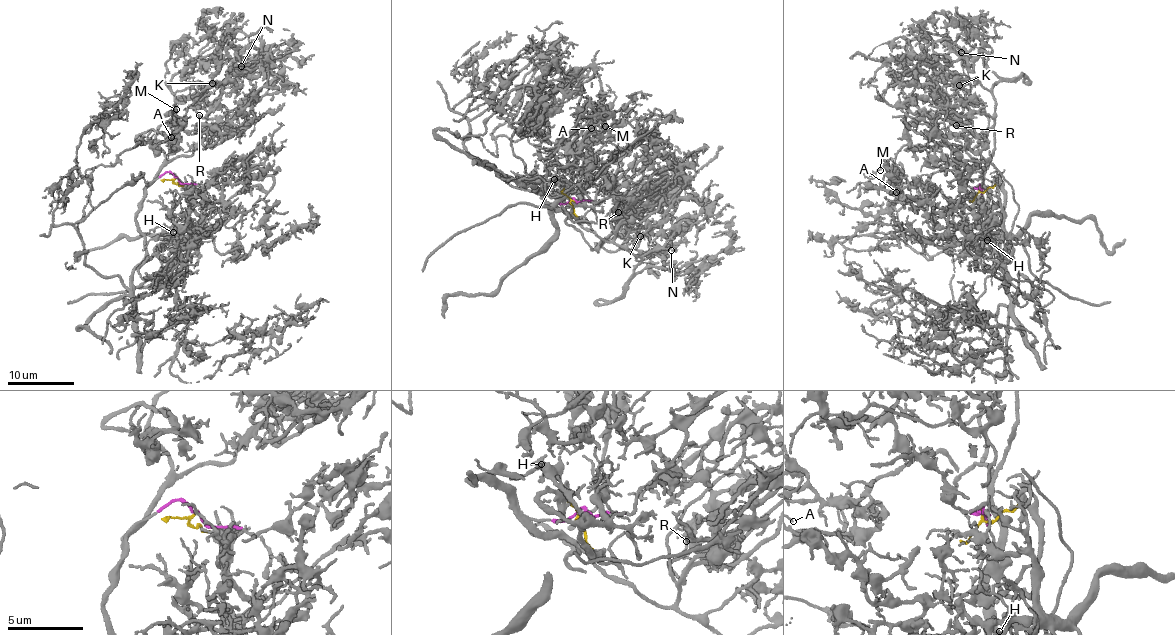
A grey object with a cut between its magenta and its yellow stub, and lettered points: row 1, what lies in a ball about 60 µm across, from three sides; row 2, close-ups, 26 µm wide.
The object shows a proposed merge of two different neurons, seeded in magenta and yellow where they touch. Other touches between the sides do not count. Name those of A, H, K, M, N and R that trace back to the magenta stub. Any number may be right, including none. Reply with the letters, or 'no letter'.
A, K, M, N, R

